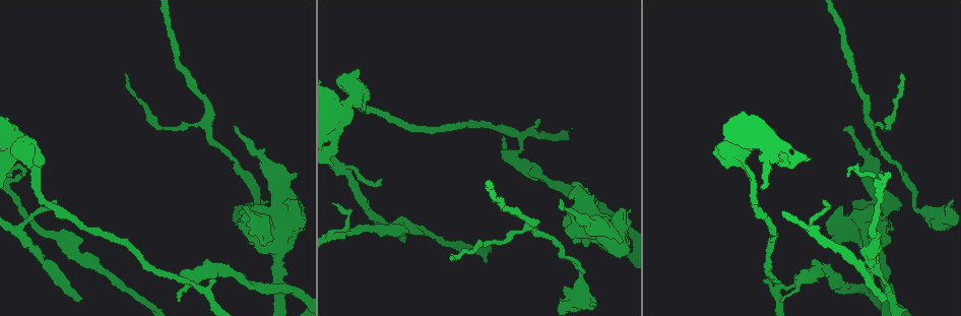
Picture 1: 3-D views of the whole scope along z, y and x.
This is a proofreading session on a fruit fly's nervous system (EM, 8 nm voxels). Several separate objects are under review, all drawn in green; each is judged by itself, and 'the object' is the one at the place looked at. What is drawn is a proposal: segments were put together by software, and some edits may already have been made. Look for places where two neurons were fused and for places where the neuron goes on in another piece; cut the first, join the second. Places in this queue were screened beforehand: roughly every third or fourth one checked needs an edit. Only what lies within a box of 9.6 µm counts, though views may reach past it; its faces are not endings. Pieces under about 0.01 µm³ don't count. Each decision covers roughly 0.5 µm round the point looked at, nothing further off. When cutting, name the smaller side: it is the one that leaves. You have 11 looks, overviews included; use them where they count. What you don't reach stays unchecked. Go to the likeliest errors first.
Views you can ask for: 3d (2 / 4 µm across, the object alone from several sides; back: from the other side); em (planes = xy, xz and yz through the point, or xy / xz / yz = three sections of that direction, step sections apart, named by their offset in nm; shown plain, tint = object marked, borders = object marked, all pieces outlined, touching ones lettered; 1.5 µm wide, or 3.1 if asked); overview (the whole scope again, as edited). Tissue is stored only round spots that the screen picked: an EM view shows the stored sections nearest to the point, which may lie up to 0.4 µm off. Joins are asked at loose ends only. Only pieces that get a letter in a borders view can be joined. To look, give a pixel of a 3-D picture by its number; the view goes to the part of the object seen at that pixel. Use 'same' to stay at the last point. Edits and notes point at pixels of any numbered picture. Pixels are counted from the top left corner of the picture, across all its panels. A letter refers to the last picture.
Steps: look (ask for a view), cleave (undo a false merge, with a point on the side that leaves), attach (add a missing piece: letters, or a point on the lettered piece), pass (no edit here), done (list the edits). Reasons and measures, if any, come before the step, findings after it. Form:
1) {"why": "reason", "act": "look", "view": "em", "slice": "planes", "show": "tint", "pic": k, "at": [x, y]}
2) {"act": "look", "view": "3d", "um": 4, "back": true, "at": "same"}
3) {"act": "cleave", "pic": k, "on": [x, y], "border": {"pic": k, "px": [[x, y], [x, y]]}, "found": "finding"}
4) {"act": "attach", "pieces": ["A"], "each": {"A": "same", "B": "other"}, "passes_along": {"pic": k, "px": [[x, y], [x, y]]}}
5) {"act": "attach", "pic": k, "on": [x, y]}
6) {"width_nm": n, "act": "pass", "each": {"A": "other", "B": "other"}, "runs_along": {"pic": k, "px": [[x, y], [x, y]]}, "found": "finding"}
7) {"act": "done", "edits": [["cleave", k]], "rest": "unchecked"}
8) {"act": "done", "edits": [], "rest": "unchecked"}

{"why": "sudden change in width", "act": "look", "view": "em", "slice": "xy", "step": 8, "show": "tint", "pic": 1, "at": [278, 248]}

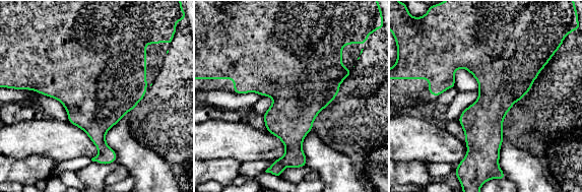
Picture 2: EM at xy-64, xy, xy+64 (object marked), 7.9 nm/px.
{"why": "cut it another way", "act": "look", "view": "em", "slice": "planes", "show": "borders", "at": "same"}

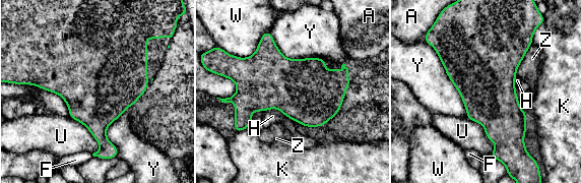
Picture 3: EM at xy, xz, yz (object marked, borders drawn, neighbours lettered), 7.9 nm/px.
{"act": "pass", "each": {"A": "other", "F": "other", "H": "other", "K": "other", "U": "other", "W": "other", "Y": "other", "Z": "other"}, "border": {"pic": 3, "px": [[263, 111], [278, 109], [285, 116]]}, "found": "continuous, no second neuron"}

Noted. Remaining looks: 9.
{"why": "abrupt turn", "act": "look", "view": "em", "slice": "planes", "show": "borders", "pic": 1, "at": [873, 173]}

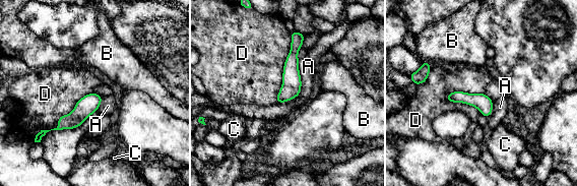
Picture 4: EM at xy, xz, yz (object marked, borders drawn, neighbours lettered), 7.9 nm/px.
{"width_nm": 140, "act": "pass", "each": {"A": "other", "B": "other", "C": "other", "D": "other"}, "found": "one neuron here"}

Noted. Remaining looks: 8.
{"why": "branch point", "act": "look", "view": "3d", "um": 4, "pic": 1, "at": [934, 217]}

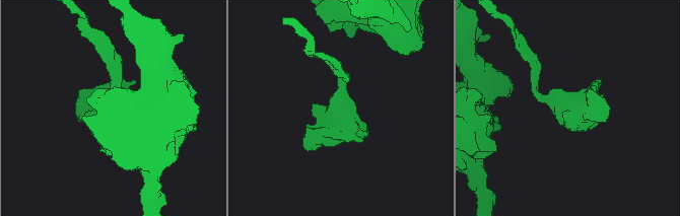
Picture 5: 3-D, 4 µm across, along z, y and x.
{"act": "look", "view": "em", "slice": "planes", "show": "tint", "pic": 5, "at": [340, 108]}

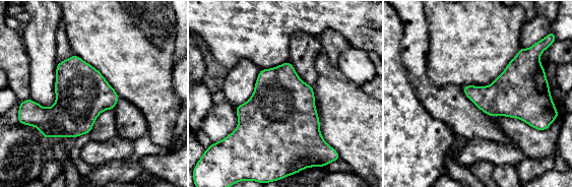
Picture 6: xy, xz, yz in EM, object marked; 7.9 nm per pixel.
{"why": "what lies round it", "act": "look", "view": "em", "slice": "planes", "show": "borders", "at": "same"}

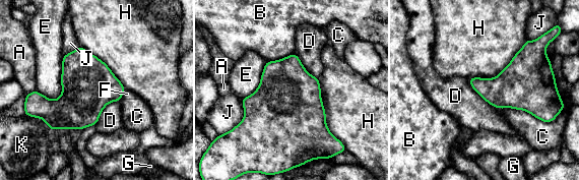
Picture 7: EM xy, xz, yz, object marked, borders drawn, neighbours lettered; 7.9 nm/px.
{"longest_contact_nm": ["H", 550], "act": "pass", "each": {"A": "other", "B": "other", "C": "other", "D": "other", "E": "other", "F": "other", "G": "other", "H": "other", "J": "other", "K": "other"}, "found": "all the same neuron"}

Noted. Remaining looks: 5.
{"why": "thin end", "act": "look", "view": "em", "slice": "xy", "step": 4, "show": "tint", "pic": 1, "at": [539, 121]}

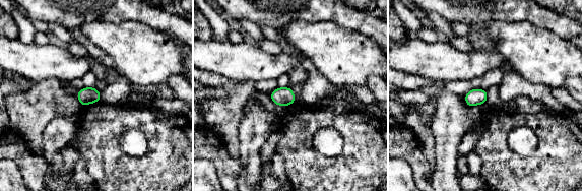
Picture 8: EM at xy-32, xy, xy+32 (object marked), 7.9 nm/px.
{"act": "look", "view": "em", "slice": "xy", "step": 4, "show": "borders", "at": "same"}

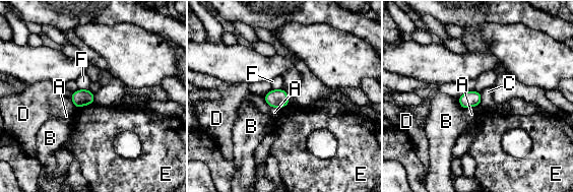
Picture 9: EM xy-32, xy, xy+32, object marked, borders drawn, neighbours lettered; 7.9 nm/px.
{"longest_contact_nm": ["E", 140], "act": "pass", "each": {"A": "other", "B": "other", "C": "other", "D": "other", "E": "other", "F": "other"}, "border": {"pic": 9, "px": [[284, 90], [289, 98], [287, 106]]}, "found": "none of them fits"}

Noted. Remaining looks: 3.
{"act": "done", "edits": [], "rest": "unchecked"}

